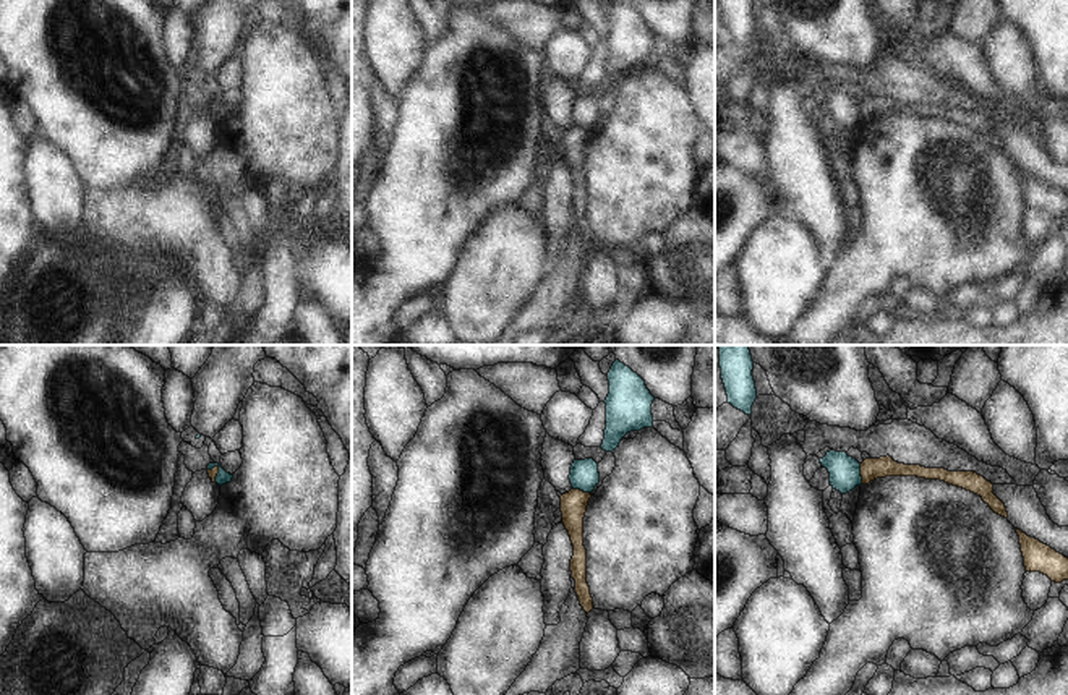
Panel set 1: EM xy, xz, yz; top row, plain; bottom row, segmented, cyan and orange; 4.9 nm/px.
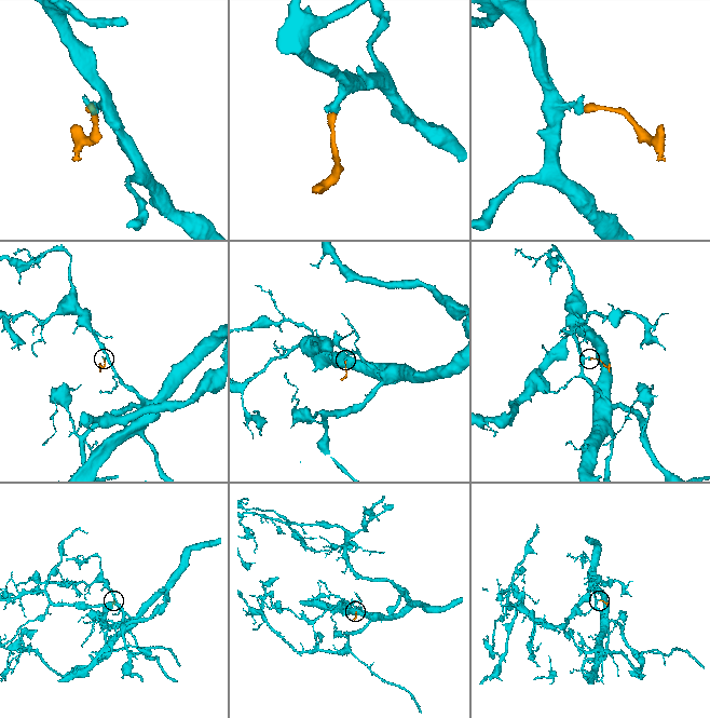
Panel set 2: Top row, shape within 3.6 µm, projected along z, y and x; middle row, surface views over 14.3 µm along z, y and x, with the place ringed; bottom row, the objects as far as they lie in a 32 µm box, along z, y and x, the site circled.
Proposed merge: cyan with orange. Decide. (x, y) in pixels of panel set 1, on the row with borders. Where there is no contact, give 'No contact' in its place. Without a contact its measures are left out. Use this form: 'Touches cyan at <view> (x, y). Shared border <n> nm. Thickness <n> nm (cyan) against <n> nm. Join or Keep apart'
Touches cyan at yz (859, 473). Shared border 110 nm. Thickness 160 nm (cyan) against 110 nm. Keep apart.

